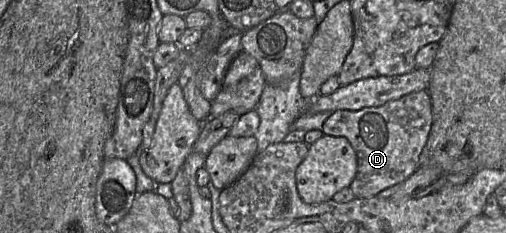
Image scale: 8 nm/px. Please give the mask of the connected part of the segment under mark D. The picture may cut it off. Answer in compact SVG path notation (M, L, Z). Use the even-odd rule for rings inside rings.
M420 90L386 102L381 106L359 110L337 110L331 112L321 131L325 135L346 138L357 156L357 173L350 189L357 198L374 197L382 190L401 184L419 167L419 157L427 142L432 125L432 104L428 90Z

